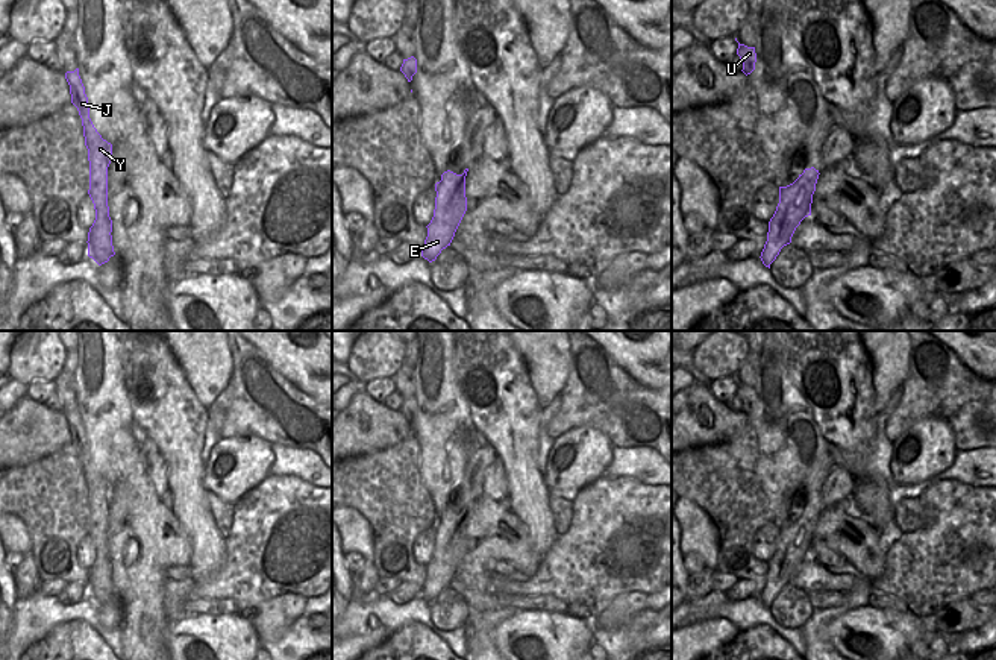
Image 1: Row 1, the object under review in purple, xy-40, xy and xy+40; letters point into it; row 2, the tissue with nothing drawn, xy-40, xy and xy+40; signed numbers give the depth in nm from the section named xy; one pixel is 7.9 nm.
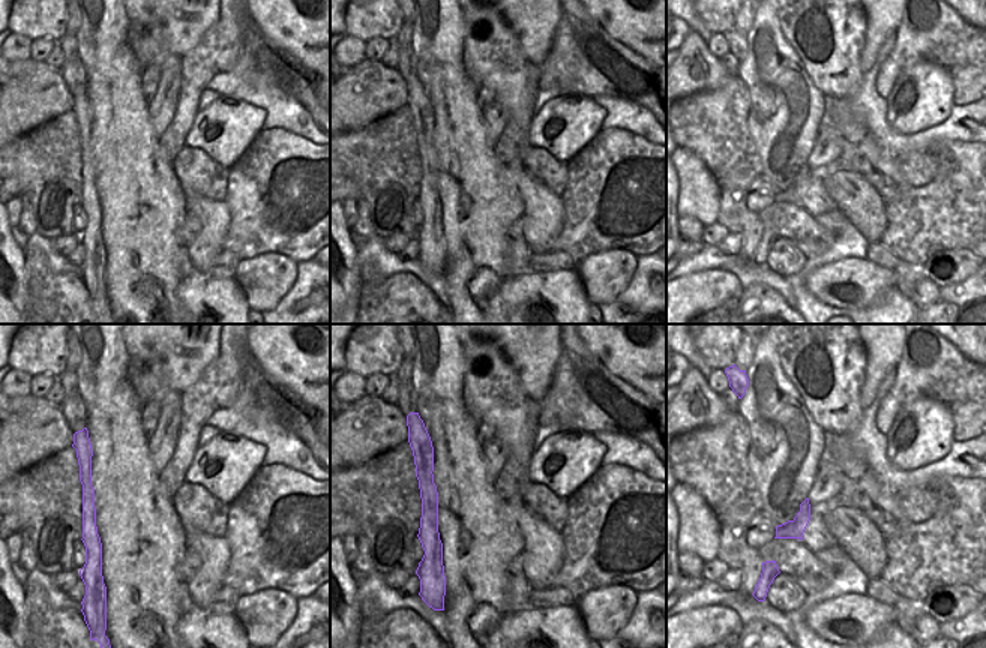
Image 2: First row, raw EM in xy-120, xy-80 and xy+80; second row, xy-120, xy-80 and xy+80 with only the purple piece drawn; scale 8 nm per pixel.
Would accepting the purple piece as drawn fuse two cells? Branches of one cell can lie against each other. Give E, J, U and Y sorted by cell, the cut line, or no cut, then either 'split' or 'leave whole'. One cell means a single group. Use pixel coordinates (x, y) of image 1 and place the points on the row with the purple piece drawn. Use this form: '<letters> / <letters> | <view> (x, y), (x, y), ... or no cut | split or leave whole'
E / J U Y | xy (463, 173), (460, 194), (447, 210), (441, 228), (428, 229) | split

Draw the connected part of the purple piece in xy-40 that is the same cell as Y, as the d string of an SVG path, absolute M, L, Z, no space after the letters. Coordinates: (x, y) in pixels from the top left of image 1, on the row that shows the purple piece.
M79 68L67 71L65 79L70 85L71 103L77 108L82 118L85 146L89 161L89 190L88 194L94 203L96 220L89 228L91 244L88 256L99 266L109 261L115 255L112 235L108 228L108 167L112 161L112 144L102 138L89 118L88 97L79 76Z

